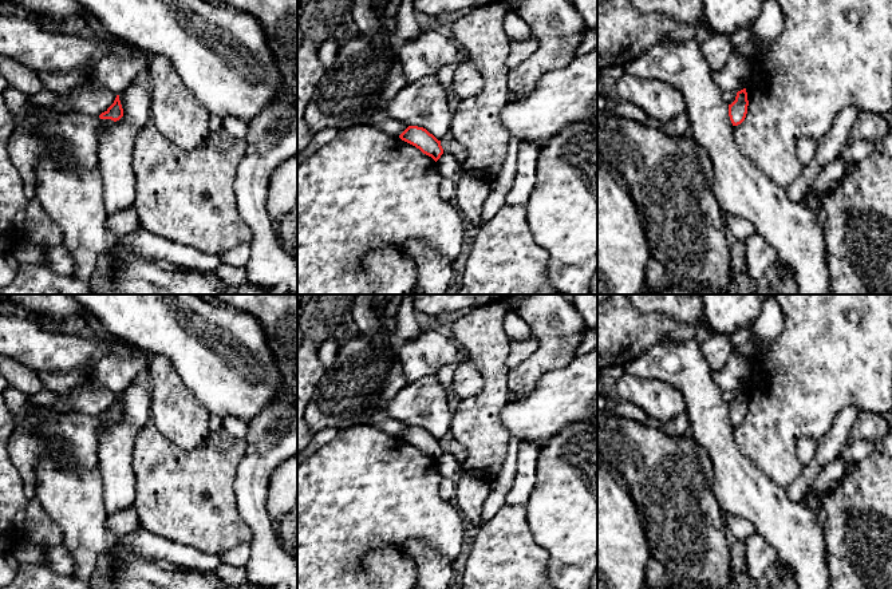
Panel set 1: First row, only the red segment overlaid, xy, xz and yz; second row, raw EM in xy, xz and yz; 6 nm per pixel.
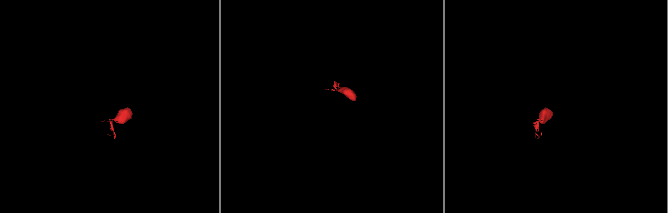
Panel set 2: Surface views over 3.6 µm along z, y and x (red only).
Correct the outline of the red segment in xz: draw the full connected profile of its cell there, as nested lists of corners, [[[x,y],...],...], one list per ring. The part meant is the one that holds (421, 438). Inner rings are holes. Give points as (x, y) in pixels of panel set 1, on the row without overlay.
[[[408,426],[399,438],[417,448],[419,448],[423,454],[431,456],[435,462],[443,454],[443,448],[441,446],[441,440],[438,440],[433,434],[430,434],[426,428],[418,426]]]

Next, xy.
[[[12,386],[5,388],[4,400],[16,419],[7,448],[21,475],[28,501],[36,495],[35,466],[43,458],[72,469],[96,467],[99,424],[123,416],[119,395],[99,416],[78,411],[59,414],[47,406],[33,406],[29,395]]]

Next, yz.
[[[746,388],[737,392],[735,400],[729,404],[729,416],[733,423],[733,426],[741,424],[747,414],[747,392]]]

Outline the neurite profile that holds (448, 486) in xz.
[[[442,479],[441,486],[439,486],[439,495],[445,501],[453,502],[455,486],[457,483],[453,479]]]

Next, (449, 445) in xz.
[[[446,435],[441,440],[441,446],[443,451],[450,452],[459,465],[462,465],[466,459],[466,447],[457,442],[451,435]]]

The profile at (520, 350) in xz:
[[[533,335],[524,340],[510,340],[510,352],[506,357],[506,367],[510,369],[524,361],[538,347],[538,340]]]

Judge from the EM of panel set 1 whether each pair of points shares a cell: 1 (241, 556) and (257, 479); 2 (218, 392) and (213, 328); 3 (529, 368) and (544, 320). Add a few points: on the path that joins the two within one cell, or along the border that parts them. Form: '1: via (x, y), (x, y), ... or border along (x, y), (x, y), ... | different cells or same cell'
1: border along (251, 544), (251, 557), (244, 566) | different cells
2: via (218, 376), (218, 352), (213, 344) | same cell
3: via (541, 356), (544, 354), (544, 332) | same cell

